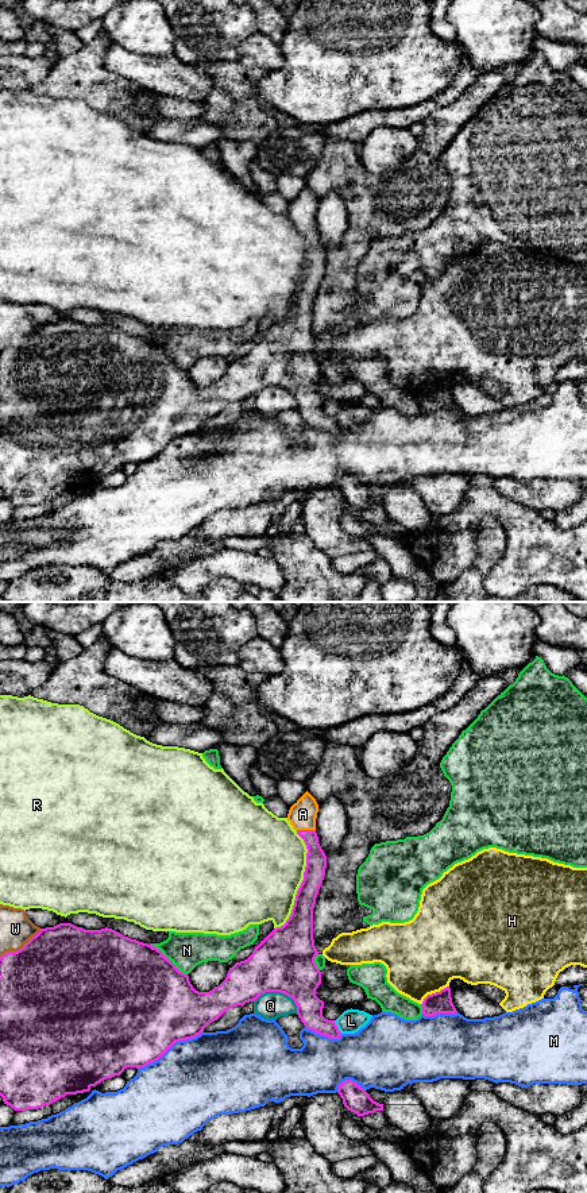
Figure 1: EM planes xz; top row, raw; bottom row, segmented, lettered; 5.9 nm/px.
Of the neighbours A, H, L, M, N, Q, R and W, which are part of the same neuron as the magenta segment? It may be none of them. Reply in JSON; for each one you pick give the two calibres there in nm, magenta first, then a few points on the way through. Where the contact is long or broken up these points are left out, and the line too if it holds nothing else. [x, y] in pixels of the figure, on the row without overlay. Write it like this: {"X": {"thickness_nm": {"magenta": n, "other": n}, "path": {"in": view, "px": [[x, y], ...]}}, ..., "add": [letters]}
{"A": {"thickness_nm": {"magenta": 130, "other": 160}}, "add": ["A"]}

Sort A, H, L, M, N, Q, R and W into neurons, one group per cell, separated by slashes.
A / H / L / M / N / Q / R W

